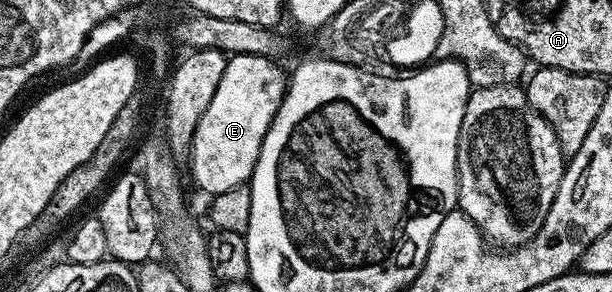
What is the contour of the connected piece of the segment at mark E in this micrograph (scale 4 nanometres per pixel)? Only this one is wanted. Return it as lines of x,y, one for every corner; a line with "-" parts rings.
229,55
220,88
216,88
212,104
204,108
188,151
194,182
206,196
245,186
253,176
264,136
288,89
287,71
282,71
276,63
273,57
264,55

